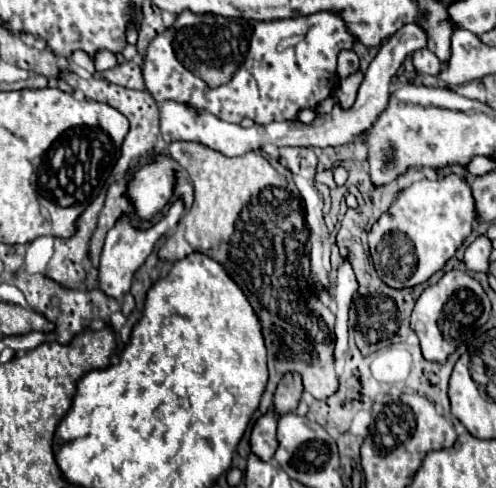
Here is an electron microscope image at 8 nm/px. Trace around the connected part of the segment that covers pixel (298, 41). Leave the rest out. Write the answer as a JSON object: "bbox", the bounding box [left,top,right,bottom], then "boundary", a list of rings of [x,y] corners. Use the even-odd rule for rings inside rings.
{"bbox":[142,11,356,123],"boundary":[[[184,11],[184,13],[180,13],[180,15],[176,17],[176,23],[174,23],[170,29],[166,29],[164,33],[160,33],[160,35],[150,43],[150,47],[148,47],[148,51],[146,51],[144,59],[142,59],[142,77],[144,77],[146,91],[152,95],[152,99],[156,99],[158,105],[160,105],[162,101],[168,101],[168,99],[170,99],[170,101],[176,101],[176,103],[184,103],[184,105],[188,105],[188,107],[194,107],[196,111],[208,111],[208,113],[216,115],[218,119],[224,119],[224,121],[230,121],[230,123],[240,123],[244,117],[252,119],[254,123],[286,121],[286,119],[296,119],[298,111],[304,109],[304,107],[316,109],[318,103],[322,103],[324,99],[328,99],[328,97],[334,93],[336,83],[338,83],[338,79],[336,79],[336,57],[338,57],[338,53],[340,53],[342,49],[352,49],[352,47],[354,47],[354,41],[356,41],[356,37],[348,31],[348,25],[344,23],[344,19],[340,17],[340,13],[336,13],[336,11],[318,11],[318,13],[306,15],[306,17],[292,17],[292,19],[280,19],[280,21],[234,19],[234,23],[232,23],[232,19],[228,19],[228,17],[218,17],[218,15],[194,15],[194,13],[190,13],[190,11]],[[186,39],[204,39],[204,41],[208,41],[208,43],[204,43],[204,45],[216,47],[216,55],[212,55],[212,59],[210,59],[210,61],[218,59],[216,65],[220,65],[220,61],[238,61],[232,79],[230,79],[228,83],[220,85],[220,87],[208,87],[208,83],[206,83],[204,79],[200,79],[200,77],[192,71],[192,67],[188,67],[188,53],[184,53],[184,45],[186,45],[184,41],[186,41]]]}

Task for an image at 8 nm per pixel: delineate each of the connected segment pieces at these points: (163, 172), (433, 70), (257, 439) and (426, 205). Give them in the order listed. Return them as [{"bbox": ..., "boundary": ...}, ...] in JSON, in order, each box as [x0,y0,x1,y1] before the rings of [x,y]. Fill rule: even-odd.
[{"bbox":[128,153,174,221],"boundary":[[[158,153],[150,165],[138,167],[128,193],[134,201],[136,215],[144,221],[160,211],[174,191],[174,159],[168,153]]]},{"bbox":[412,49,442,75],"boundary":[[[418,49],[416,53],[412,53],[412,61],[416,71],[426,73],[426,75],[438,75],[442,69],[442,61],[430,51],[430,49]]]},{"bbox":[250,409,276,461],"boundary":[[[270,409],[264,413],[252,427],[250,433],[250,449],[252,453],[262,459],[262,461],[272,461],[274,451],[276,451],[276,411]]]},{"bbox":[370,173,474,289],"boundary":[[[454,173],[440,179],[422,179],[400,193],[396,203],[372,225],[370,253],[380,279],[396,289],[424,283],[456,253],[474,223],[474,199],[464,177]],[[408,239],[412,245],[408,245]]]}]

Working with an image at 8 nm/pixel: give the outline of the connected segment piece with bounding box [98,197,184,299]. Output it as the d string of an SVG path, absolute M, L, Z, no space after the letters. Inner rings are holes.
M178 197L178 199L172 201L172 205L170 205L170 209L164 213L164 217L162 217L158 223L154 223L152 227L148 227L148 229L138 229L138 227L134 227L134 225L130 223L128 215L122 215L122 217L116 221L116 225L114 225L114 227L108 231L108 235L106 235L106 243L104 243L104 251L102 251L102 259L100 259L100 269L98 269L100 289L102 289L106 295L114 297L114 299L122 299L122 297L130 291L130 283L132 283L134 271L148 259L148 255L152 253L156 241L158 241L164 233L168 233L168 231L172 231L172 229L176 227L176 223L178 223L178 219L182 217L182 213L184 213L184 203L182 203L182 199Z

